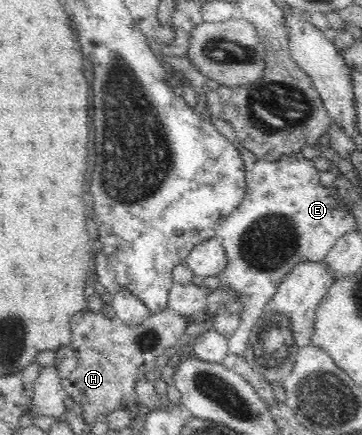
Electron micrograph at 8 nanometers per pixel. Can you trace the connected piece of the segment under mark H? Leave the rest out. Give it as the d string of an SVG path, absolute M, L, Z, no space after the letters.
M167 309L155 312L135 326L127 326L119 317L111 319L100 311L92 312L82 310L73 316L71 322L71 344L59 347L56 351L55 366L67 396L81 404L85 412L93 415L108 415L117 408L121 408L132 415L132 419L139 412L138 396L135 386L141 381L151 379L155 369L155 359L161 356L167 348L176 346L181 340L186 328L188 318L178 315L174 310Z

